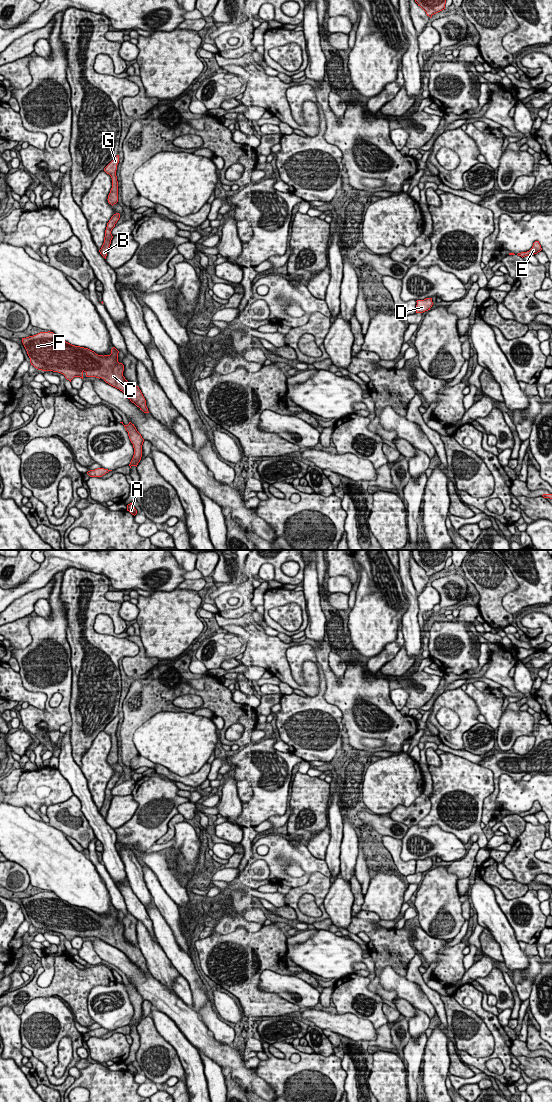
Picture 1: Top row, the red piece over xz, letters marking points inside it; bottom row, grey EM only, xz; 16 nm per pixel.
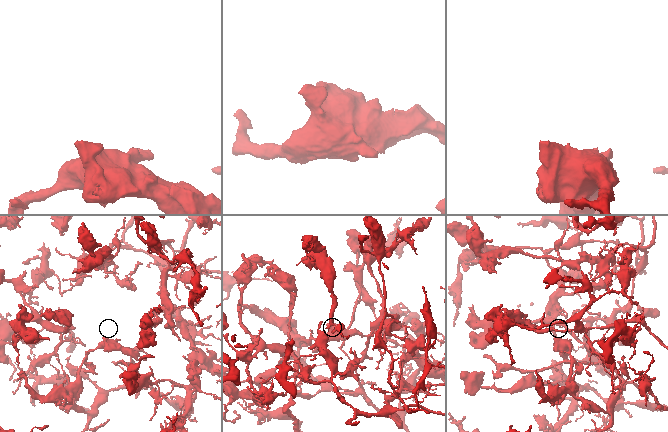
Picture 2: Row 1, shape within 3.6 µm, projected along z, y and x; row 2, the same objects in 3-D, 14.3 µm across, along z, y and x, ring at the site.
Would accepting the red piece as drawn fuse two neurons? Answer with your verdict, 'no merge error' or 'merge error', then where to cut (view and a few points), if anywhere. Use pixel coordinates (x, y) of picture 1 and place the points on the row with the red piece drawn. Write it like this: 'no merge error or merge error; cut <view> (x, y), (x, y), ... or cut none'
no merge error; cut none

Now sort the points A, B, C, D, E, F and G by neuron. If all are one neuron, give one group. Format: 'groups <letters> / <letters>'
groups A B C D E F G

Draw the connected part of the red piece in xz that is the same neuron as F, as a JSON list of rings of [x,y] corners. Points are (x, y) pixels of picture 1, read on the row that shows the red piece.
[[[50,331],[22,338],[22,343],[30,358],[31,365],[38,370],[61,373],[70,382],[74,377],[83,379],[84,372],[86,377],[102,378],[109,385],[122,391],[144,413],[149,413],[146,400],[139,387],[130,384],[123,376],[124,365],[118,362],[119,351],[115,347],[111,349],[110,355],[98,355],[88,348],[70,344]]]

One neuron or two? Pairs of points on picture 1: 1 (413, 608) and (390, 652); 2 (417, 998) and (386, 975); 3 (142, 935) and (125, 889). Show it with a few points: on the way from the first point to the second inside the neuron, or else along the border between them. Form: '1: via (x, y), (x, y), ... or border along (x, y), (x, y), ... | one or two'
1: border along (401, 622), (404, 645) | two
2: via (409, 991), (394, 982) | one
3: border along (137, 919), (152, 937) | two

